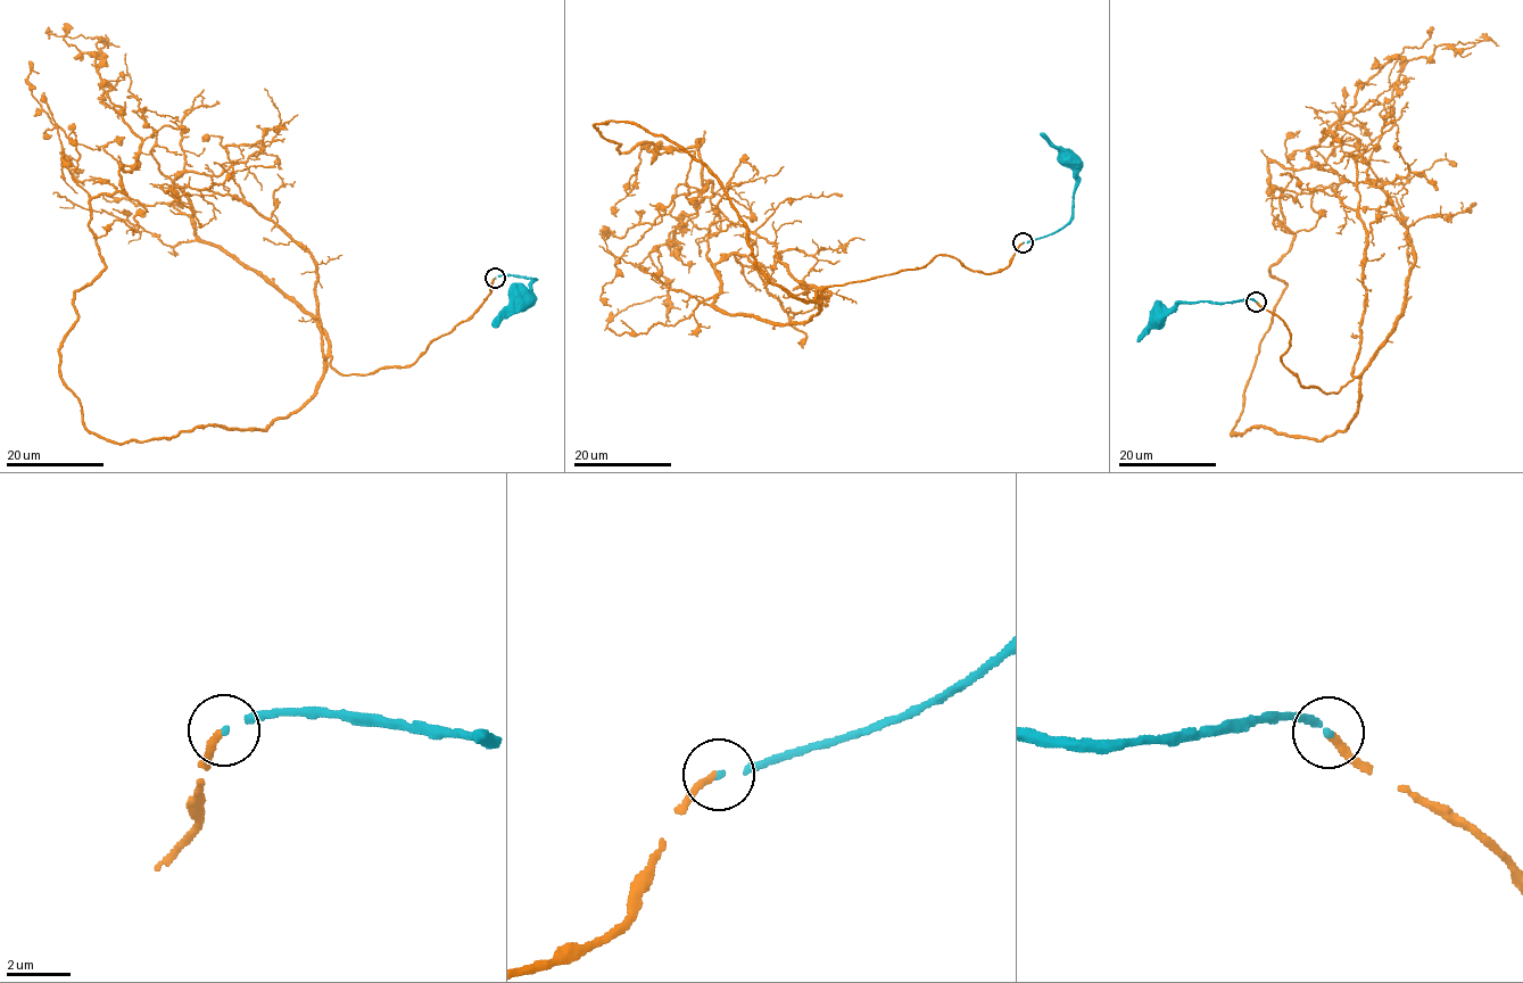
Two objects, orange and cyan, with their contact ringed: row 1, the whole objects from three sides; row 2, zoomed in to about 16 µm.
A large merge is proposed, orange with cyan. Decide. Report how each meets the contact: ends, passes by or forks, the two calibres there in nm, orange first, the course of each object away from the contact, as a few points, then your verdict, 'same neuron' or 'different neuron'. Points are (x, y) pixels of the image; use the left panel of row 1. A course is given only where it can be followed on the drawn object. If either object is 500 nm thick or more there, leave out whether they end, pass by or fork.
orange ends | cyan ends | 240/150 nm | orange via (494, 278), (266, 429), (91, 434), (59, 352), (142, 142), (100, 36), (48, 39) | cyan via (495, 278), (504, 274), (536, 279), (531, 279), (529, 288), (515, 297), (518, 298) | same neuron

